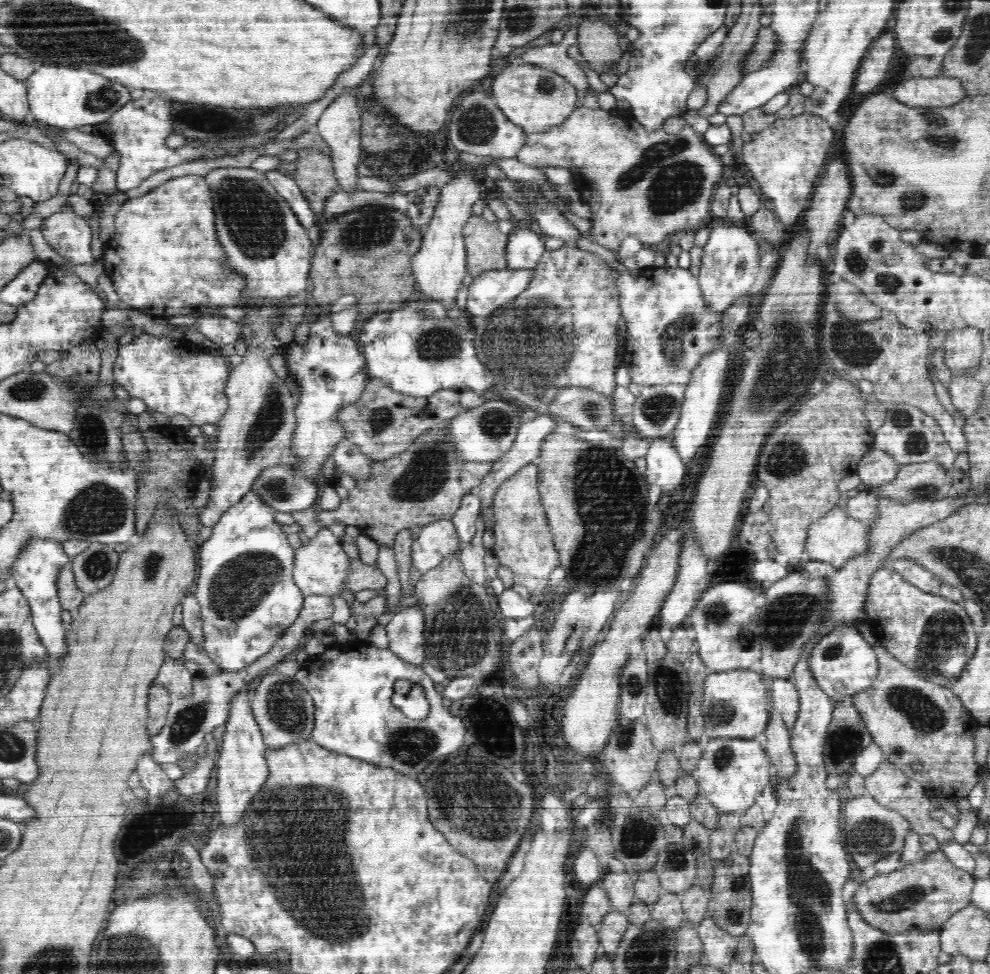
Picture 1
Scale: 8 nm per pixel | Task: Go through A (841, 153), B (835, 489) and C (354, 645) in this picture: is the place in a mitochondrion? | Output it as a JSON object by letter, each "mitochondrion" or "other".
{"A":"other","B":"other","C":"other"}

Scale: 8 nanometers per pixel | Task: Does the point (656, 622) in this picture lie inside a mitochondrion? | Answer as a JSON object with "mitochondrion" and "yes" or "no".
{"mitochondrion":"no"}

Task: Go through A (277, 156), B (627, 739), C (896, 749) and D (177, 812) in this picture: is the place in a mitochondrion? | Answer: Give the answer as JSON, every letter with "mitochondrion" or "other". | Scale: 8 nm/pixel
{"A":"other","B":"mitochondrion","C":"mitochondrion","D":"mitochondrion"}

